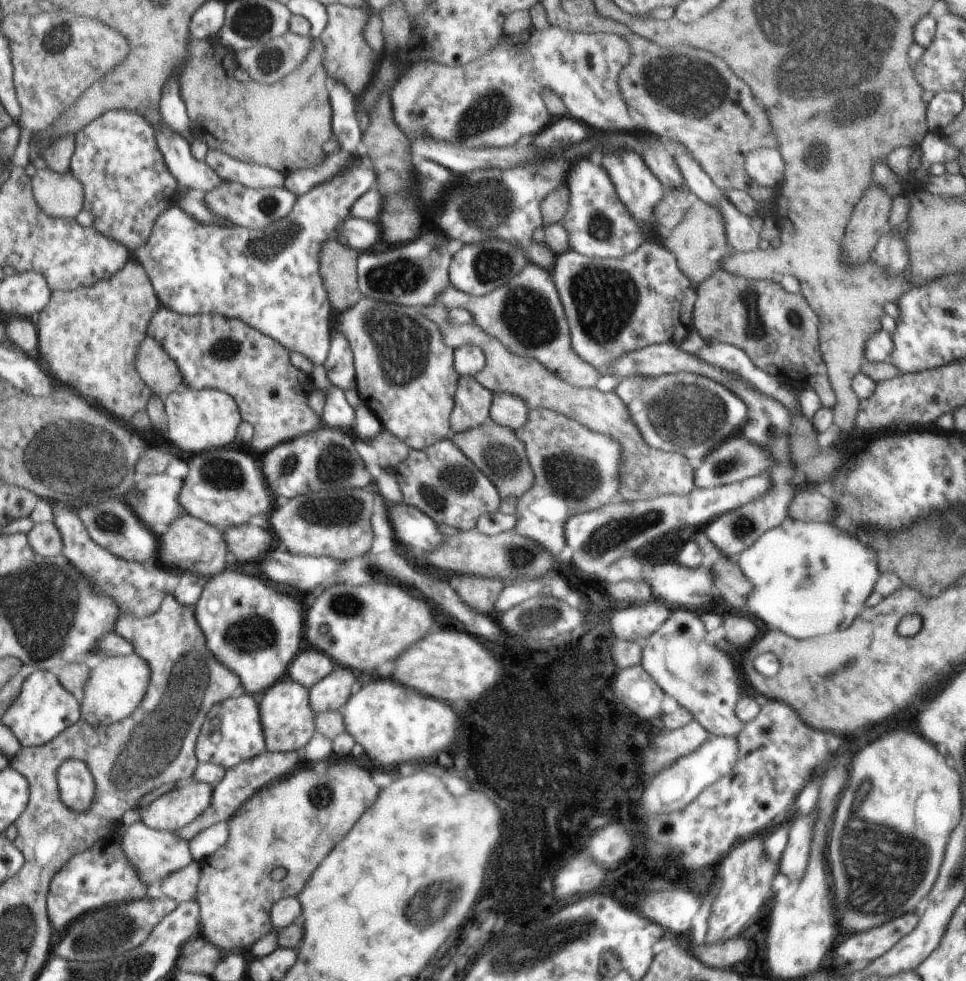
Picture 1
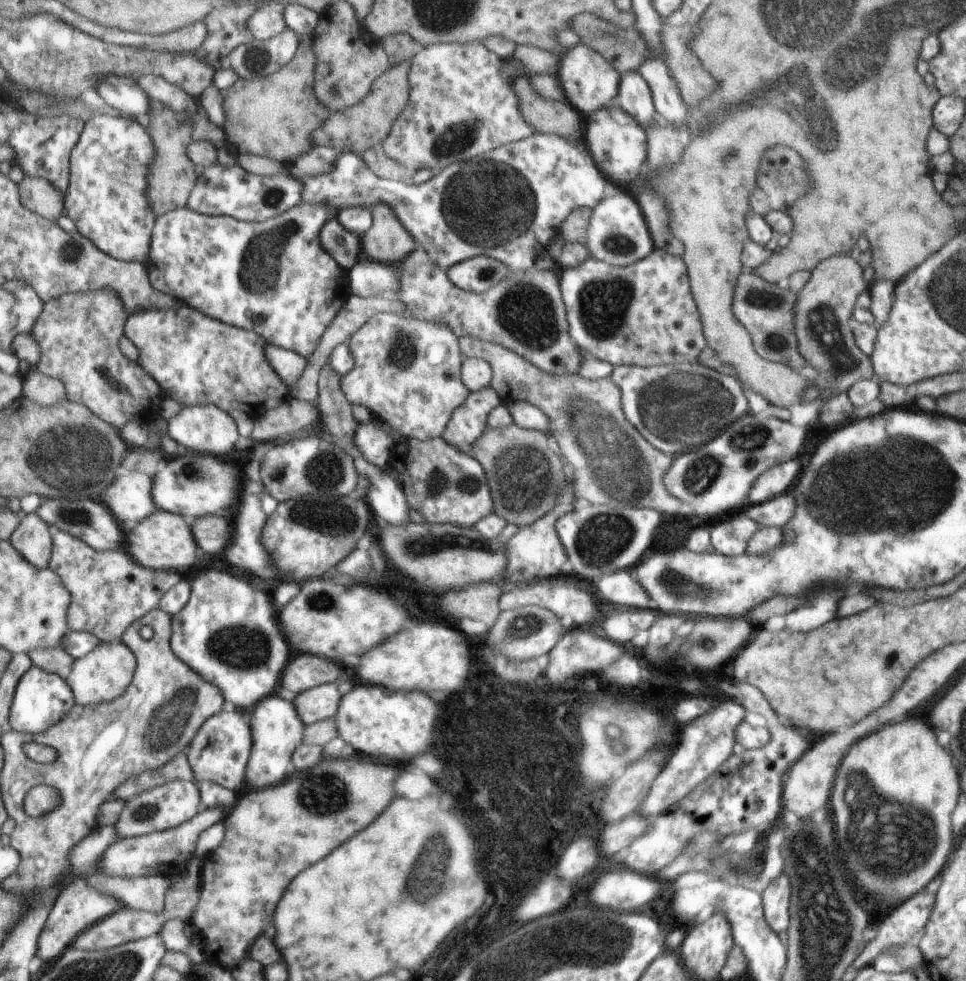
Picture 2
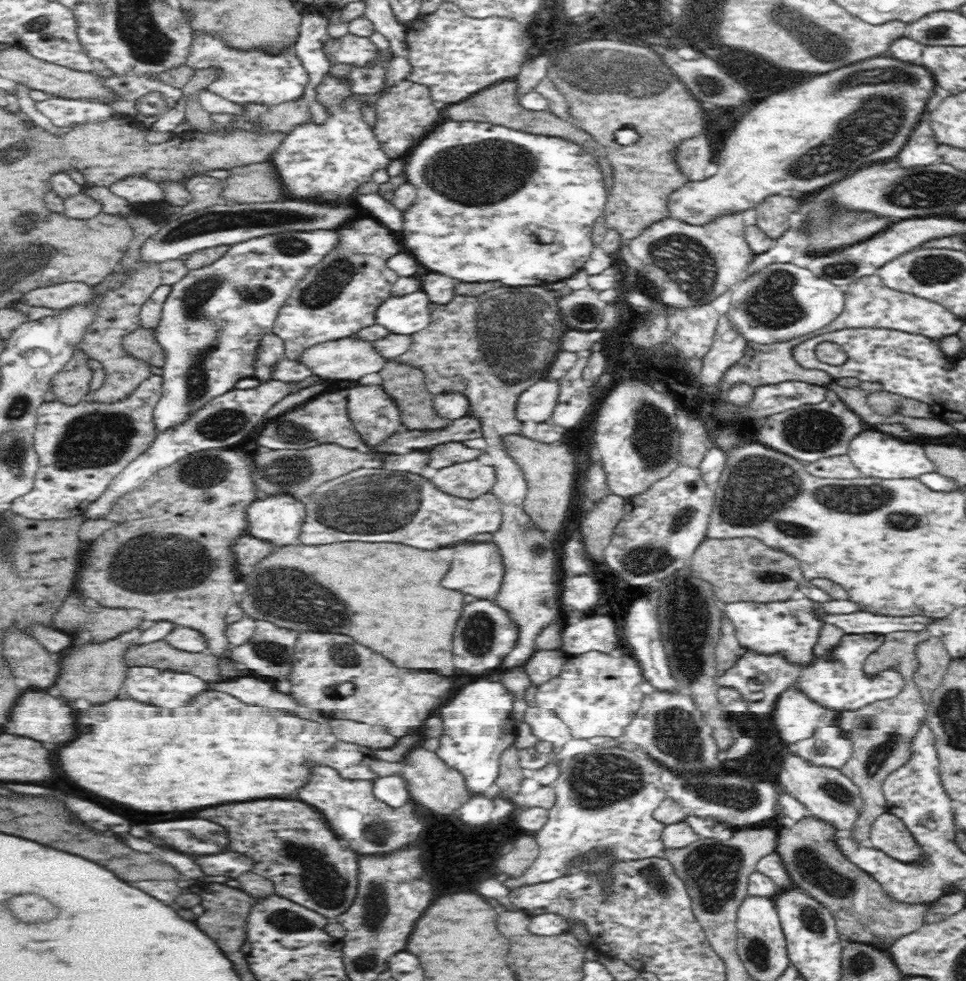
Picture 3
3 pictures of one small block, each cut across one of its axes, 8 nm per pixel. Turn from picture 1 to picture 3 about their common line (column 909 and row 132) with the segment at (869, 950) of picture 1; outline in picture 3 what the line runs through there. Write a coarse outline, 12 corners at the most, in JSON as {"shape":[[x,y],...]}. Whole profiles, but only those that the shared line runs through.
{"shape":[[927,122],[916,126],[894,157],[900,168],[940,162]]}

